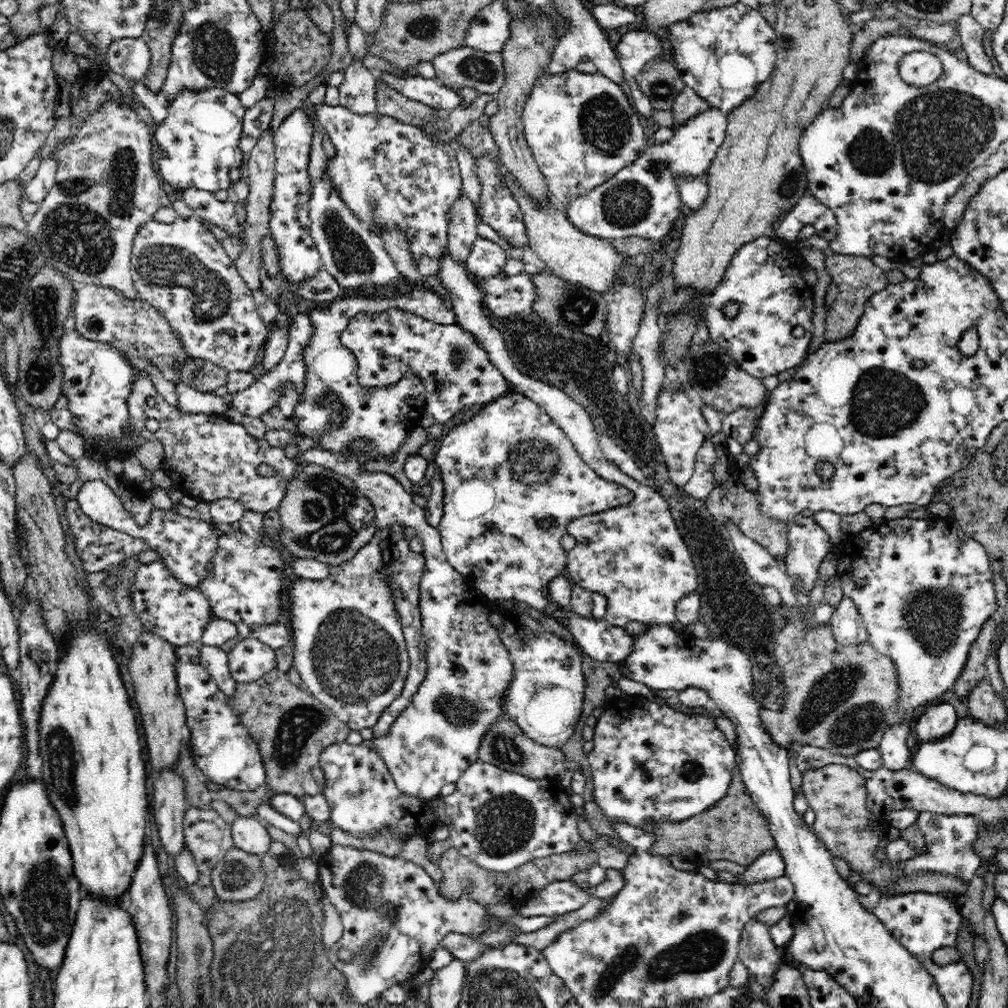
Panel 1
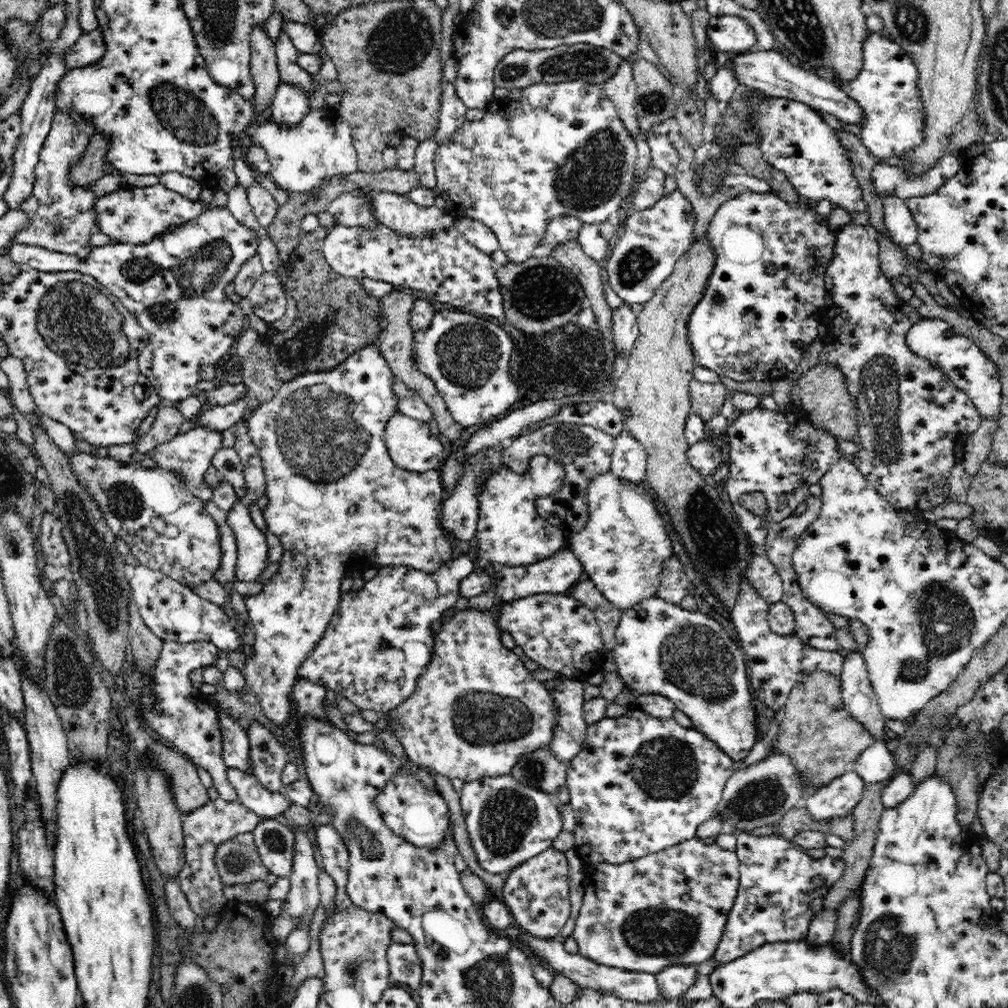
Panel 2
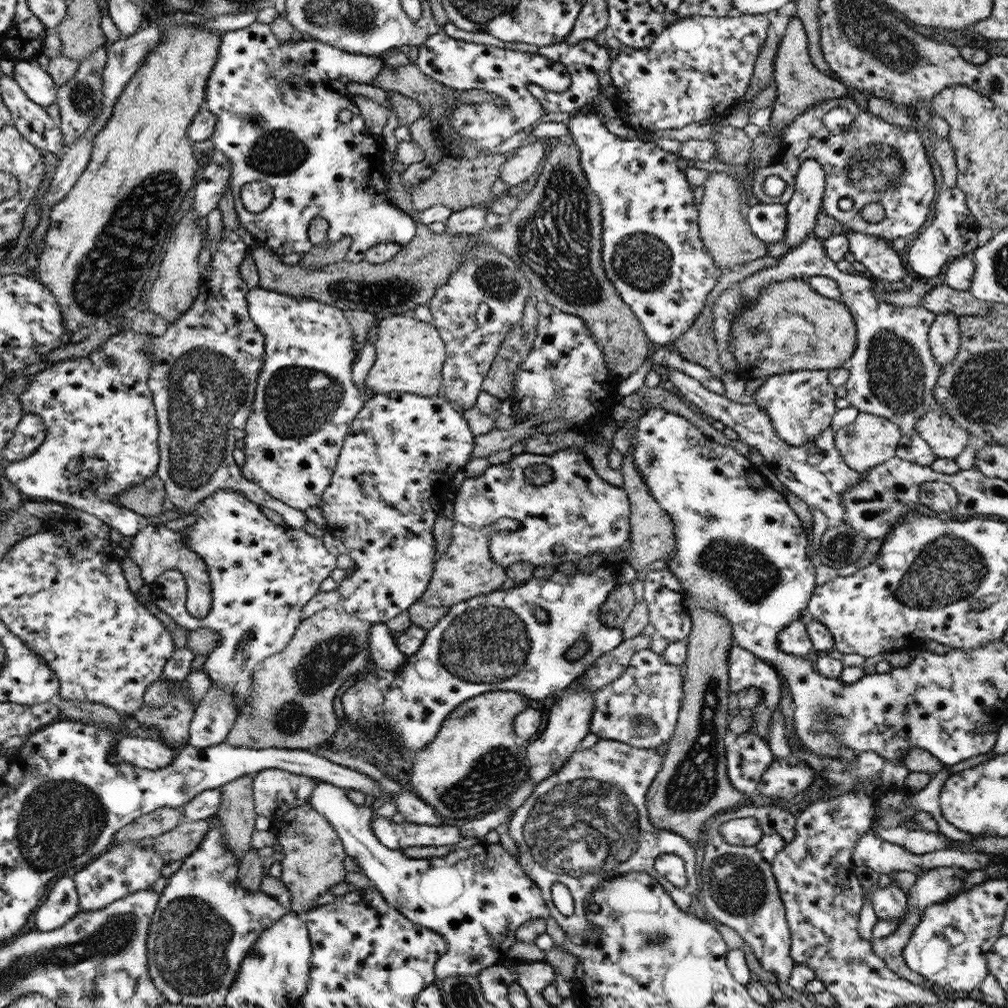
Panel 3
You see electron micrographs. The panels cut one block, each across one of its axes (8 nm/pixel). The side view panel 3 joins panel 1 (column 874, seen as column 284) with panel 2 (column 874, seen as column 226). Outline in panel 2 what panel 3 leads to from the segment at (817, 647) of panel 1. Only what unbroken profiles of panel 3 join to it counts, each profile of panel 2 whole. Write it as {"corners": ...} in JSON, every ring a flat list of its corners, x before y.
{"corners":[[815,670,794,685,780,713,774,748,778,754,792,759,808,795,843,776,846,764,853,763,860,753,876,742,875,736,845,710,841,677,828,672]]}

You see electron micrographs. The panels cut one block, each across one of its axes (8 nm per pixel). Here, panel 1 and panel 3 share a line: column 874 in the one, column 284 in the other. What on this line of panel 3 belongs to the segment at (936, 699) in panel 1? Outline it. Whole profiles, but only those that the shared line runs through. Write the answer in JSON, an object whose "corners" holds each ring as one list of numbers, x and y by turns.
{"corners":[[217,490,202,503,196,506,194,513,198,514,196,523,180,530,187,547,190,547,205,562,209,570,213,601,210,612,204,618,196,618,188,609,188,583,180,570,173,568,162,573,157,580,149,584,152,594,151,601,157,605,182,628,190,631,198,628,209,628,219,632,219,644,207,654,203,670,211,685,223,688,233,696,238,712,246,707,249,694,255,688,255,668,265,658,278,654,287,648,291,638,303,621,303,609,314,596,322,592,324,580,338,570,338,557,330,553,326,546,326,538,310,535,310,530,296,530,293,526,278,525,263,513,264,508,258,507,250,498,241,492,233,490]]}

